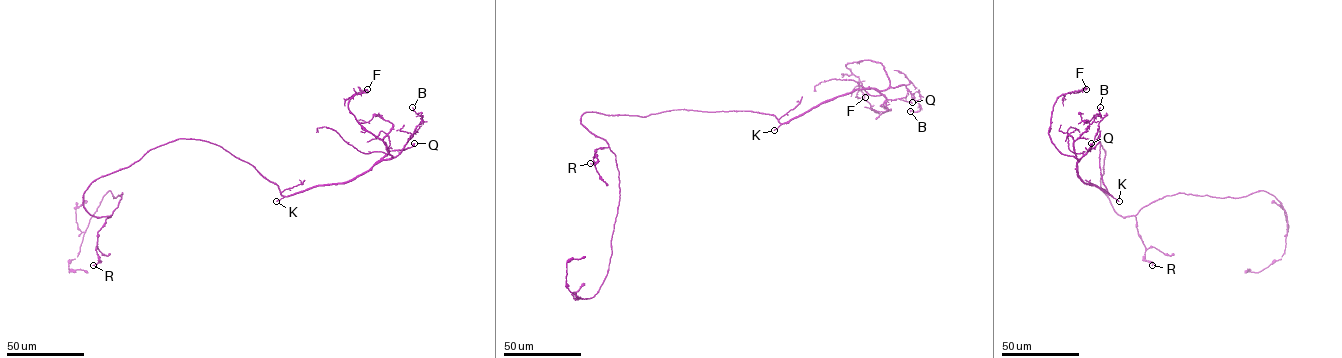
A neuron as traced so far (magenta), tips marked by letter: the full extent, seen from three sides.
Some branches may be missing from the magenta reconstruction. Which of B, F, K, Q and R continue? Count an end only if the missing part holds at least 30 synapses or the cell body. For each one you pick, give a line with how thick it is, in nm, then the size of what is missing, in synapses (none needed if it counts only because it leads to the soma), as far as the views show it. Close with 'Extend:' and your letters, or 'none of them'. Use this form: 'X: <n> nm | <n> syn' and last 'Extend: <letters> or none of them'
Extend: none of them

